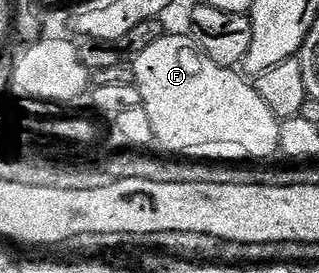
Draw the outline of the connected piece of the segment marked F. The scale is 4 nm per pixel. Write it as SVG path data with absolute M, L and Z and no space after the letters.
M164 33L156 41L152 41L152 45L148 45L148 49L144 49L133 60L134 69L133 86L138 87L138 95L140 98L140 106L146 111L146 116L152 121L152 129L154 130L154 138L159 144L163 143L167 147L167 152L173 153L178 157L193 157L198 161L266 161L269 155L277 156L279 154L278 142L280 141L281 122L272 113L272 109L268 109L268 105L264 105L264 101L260 97L260 93L251 85L237 70L222 67L216 61L212 61L202 48L194 42L193 38L182 35L170 35Z

